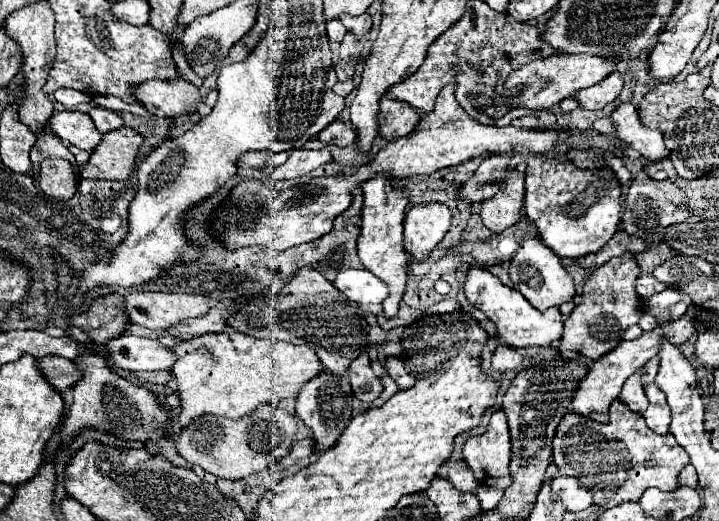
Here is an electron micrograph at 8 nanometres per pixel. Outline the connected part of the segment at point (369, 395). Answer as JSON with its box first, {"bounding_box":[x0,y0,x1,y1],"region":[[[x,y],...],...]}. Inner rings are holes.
{"bounding_box":[347,353,383,403],"region":[[[363,353],[355,361],[351,361],[351,365],[347,369],[347,379],[353,387],[353,395],[363,403],[371,403],[373,399],[377,399],[383,389],[379,377],[375,377],[375,373],[371,369],[371,361],[369,361],[367,353]]]}

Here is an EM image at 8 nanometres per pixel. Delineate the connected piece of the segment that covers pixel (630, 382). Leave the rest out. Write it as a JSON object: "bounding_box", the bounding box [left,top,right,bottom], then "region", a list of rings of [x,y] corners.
{"bounding_box":[619,371,649,413],"region":[[[635,371],[623,385],[623,391],[619,395],[619,401],[625,403],[629,409],[633,409],[635,413],[645,413],[649,401],[645,397],[643,385],[641,385],[641,371]]]}

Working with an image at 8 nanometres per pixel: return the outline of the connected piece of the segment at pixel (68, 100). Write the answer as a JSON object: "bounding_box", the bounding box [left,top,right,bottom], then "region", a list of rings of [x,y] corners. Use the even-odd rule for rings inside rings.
{"bounding_box":[53,87,91,107],"region":[[[65,87],[57,89],[57,91],[53,93],[53,97],[55,97],[59,103],[63,103],[65,107],[75,107],[75,105],[79,105],[79,103],[91,103],[91,97],[89,97],[89,95],[83,95],[83,93],[77,91],[77,89],[65,89]]]}

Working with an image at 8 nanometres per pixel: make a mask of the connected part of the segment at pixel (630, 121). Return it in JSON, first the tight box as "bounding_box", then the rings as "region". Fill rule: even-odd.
{"bounding_box":[611,103,669,173],"region":[[[633,103],[617,105],[615,111],[611,113],[611,121],[617,131],[617,137],[623,139],[629,147],[637,149],[645,157],[645,161],[641,161],[641,163],[637,161],[637,165],[633,165],[633,169],[635,169],[633,173],[643,169],[647,163],[665,159],[669,155],[667,147],[663,145],[663,135],[641,123],[639,113],[633,107]]]}

